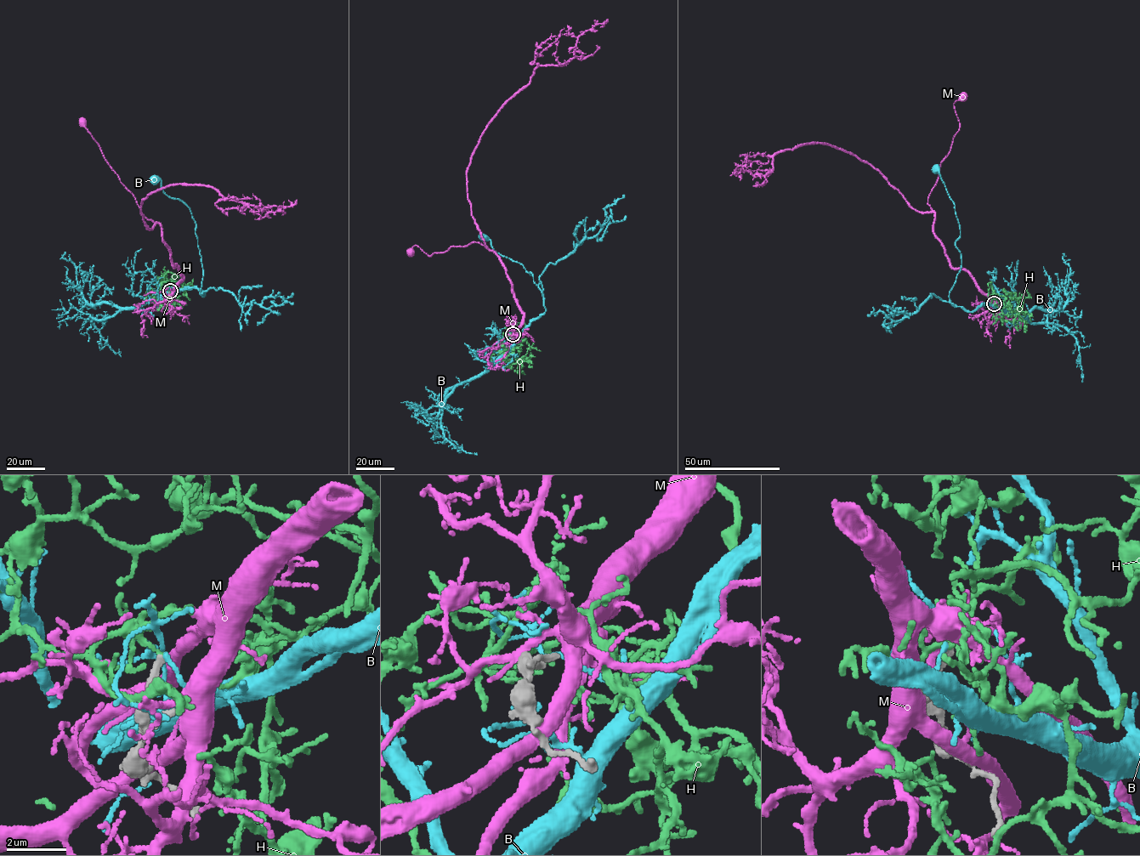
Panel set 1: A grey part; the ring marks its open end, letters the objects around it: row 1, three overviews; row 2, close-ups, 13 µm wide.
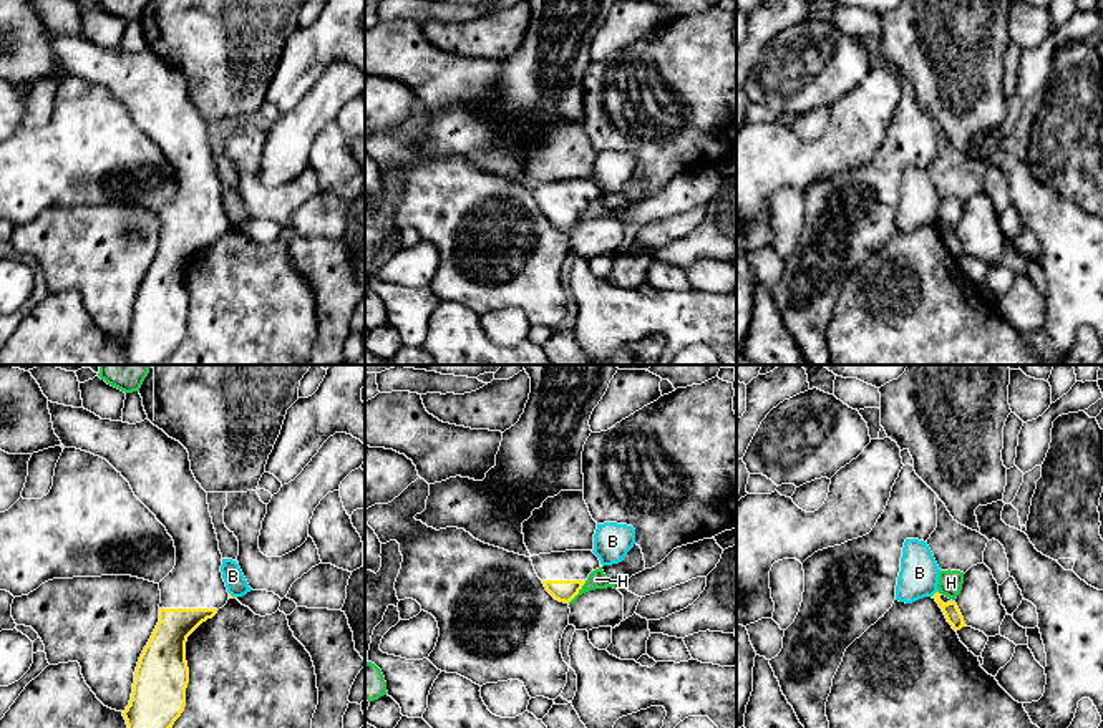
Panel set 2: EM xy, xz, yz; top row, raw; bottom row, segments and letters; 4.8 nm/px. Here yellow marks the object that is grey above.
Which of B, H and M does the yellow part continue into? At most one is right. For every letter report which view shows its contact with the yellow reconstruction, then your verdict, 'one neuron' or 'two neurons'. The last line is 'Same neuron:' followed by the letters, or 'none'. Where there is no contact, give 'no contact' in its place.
B: yz | two neurons
H: xz | two neurons
M: no contact | two neurons
Same neuron: none

